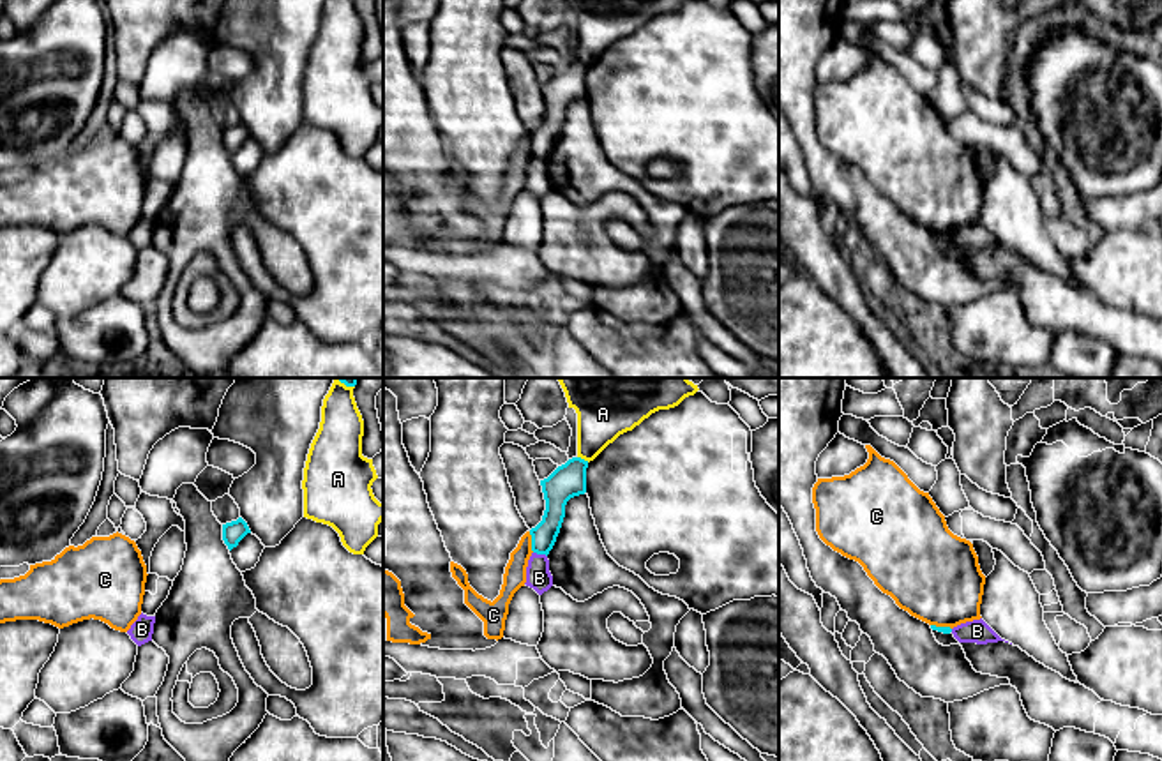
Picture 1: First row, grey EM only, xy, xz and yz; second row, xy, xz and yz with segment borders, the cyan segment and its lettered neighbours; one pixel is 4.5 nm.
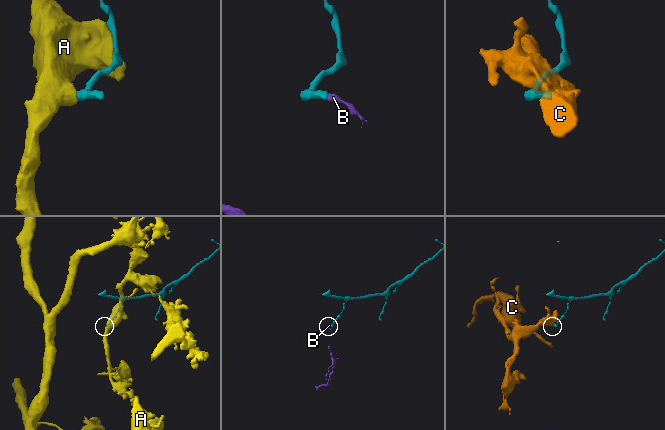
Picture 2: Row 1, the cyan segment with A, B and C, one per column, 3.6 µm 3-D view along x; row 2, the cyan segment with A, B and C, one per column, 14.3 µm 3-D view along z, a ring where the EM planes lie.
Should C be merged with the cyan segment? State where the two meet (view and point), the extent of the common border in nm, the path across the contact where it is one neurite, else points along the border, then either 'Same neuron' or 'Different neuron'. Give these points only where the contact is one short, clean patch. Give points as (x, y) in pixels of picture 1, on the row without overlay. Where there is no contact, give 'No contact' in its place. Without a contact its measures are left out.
Touches cyan at xz (532, 147). Shared border 100 nm. Boundary: xz (528, 136), (534, 156). Different neuron

